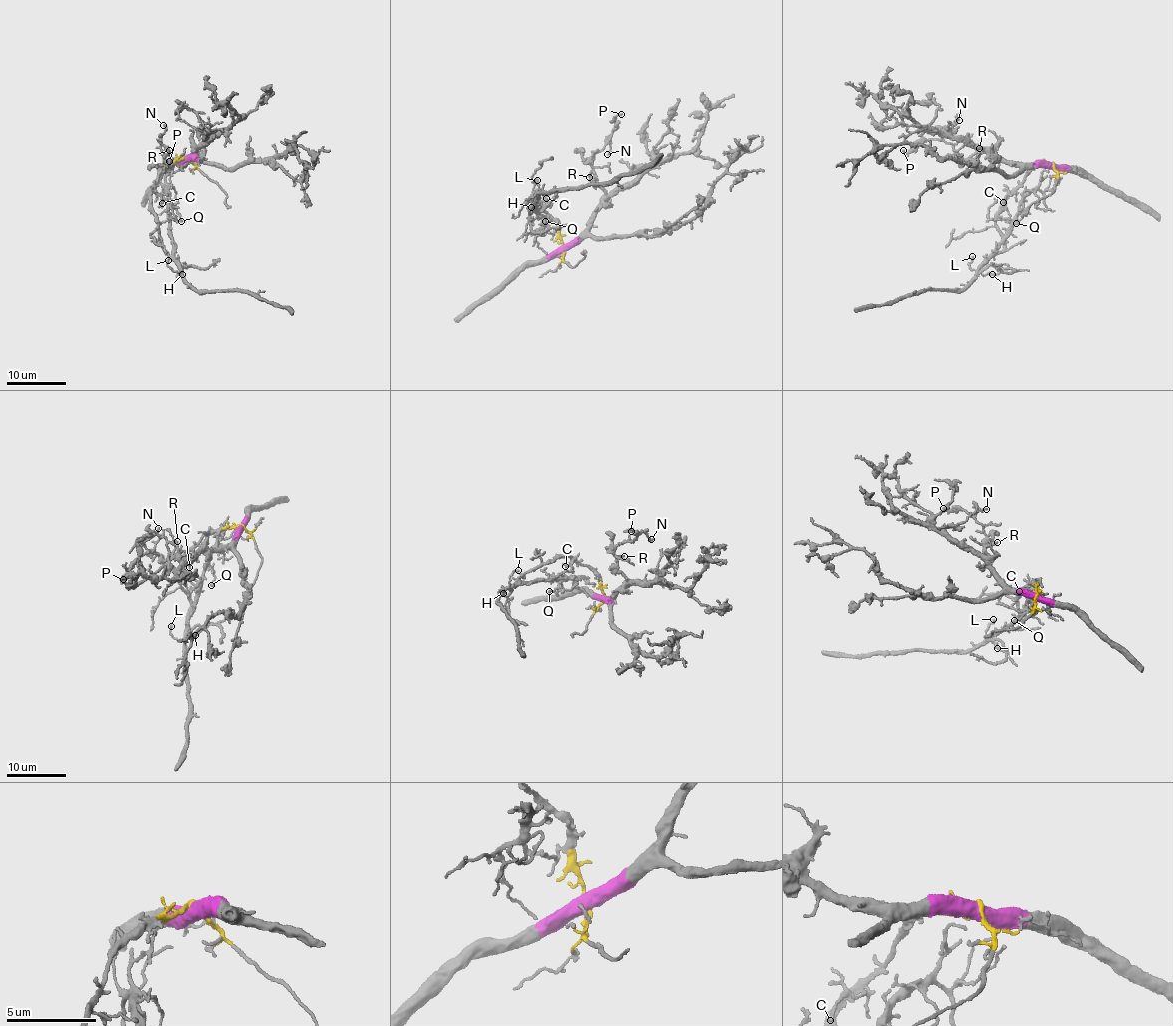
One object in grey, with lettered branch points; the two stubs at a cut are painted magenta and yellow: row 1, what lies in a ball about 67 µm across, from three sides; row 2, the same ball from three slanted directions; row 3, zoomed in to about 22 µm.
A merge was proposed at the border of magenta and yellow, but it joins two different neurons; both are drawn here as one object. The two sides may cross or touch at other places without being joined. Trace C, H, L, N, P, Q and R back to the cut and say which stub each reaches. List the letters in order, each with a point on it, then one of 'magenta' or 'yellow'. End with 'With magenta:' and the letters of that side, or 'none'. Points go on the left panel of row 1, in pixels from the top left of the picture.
C: at (162, 203); yellow
H: at (182, 274); yellow
L: at (168, 260); yellow
N: at (163, 125); magenta
P: at (169, 161); magenta
Q: at (181, 221); yellow
R: at (169, 150); magenta
With magenta: N, P, R

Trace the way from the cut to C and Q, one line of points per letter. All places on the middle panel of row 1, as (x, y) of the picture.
C: (564, 249), (560, 225), (540, 204), (546, 198)
Q: (564, 249), (560, 225), (548, 215), (537, 190), (524, 204), (536, 203), (545, 221)

